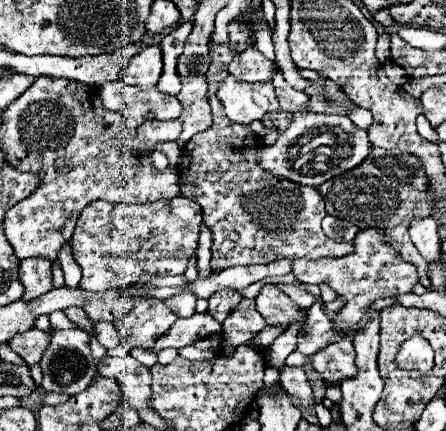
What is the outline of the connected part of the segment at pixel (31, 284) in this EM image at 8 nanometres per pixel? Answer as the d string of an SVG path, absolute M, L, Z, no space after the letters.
M27 258L27 260L21 260L19 280L25 286L23 300L33 300L33 298L49 292L53 288L49 258Z

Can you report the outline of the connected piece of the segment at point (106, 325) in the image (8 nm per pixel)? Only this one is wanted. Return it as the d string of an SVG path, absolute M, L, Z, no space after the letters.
M95 322L95 328L97 328L97 340L105 348L115 348L121 342L121 336L113 322Z

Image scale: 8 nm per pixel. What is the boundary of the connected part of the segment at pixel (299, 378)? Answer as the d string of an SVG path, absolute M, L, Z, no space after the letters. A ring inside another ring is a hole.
M285 366L281 370L281 386L291 398L295 398L303 404L309 404L313 400L313 390L311 390L311 384L309 384L303 368Z

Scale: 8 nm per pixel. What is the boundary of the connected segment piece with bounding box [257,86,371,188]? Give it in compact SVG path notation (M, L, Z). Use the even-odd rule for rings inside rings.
M291 86L285 90L277 90L277 98L281 108L285 108L287 112L297 112L297 116L293 116L293 124L289 130L285 130L271 146L263 144L261 152L257 154L257 164L269 174L317 188L323 182L357 168L369 156L371 142L367 138L367 132L357 128L349 120L349 116L301 112L301 108L305 108L305 94L293 90Z

